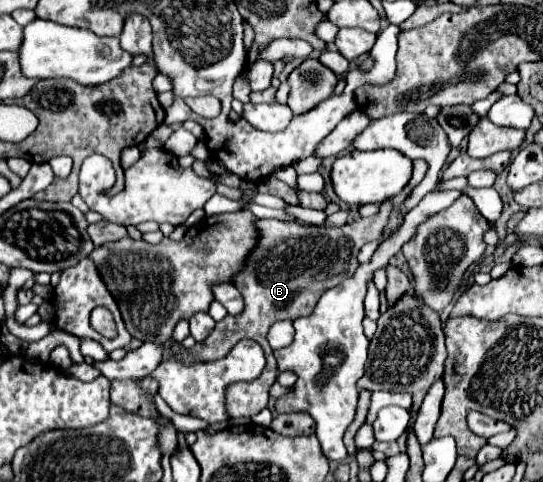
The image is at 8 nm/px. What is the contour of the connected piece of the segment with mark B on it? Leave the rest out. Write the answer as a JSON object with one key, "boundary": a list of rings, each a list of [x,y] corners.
{"boundary":[[[387,199],[381,203],[379,213],[375,213],[373,217],[357,219],[357,221],[347,223],[337,229],[301,227],[295,223],[281,223],[275,219],[257,221],[261,239],[259,239],[257,247],[253,249],[253,253],[249,255],[245,271],[233,279],[235,287],[241,291],[241,295],[245,299],[243,313],[237,317],[227,315],[225,319],[221,319],[215,325],[213,333],[203,343],[197,343],[191,349],[173,347],[173,351],[171,351],[173,357],[183,357],[183,359],[195,357],[199,361],[217,361],[217,359],[223,359],[229,353],[229,349],[235,343],[239,343],[241,339],[253,339],[263,347],[265,359],[267,359],[263,373],[255,381],[233,383],[227,387],[225,409],[231,419],[253,417],[261,409],[267,407],[269,389],[275,383],[275,375],[277,375],[277,363],[275,363],[273,351],[267,343],[269,327],[283,319],[293,321],[301,315],[309,315],[315,309],[319,297],[327,291],[327,281],[329,281],[329,287],[333,287],[339,281],[343,281],[345,277],[351,277],[355,273],[355,269],[359,267],[359,261],[357,261],[359,249],[365,243],[381,237],[387,221],[391,217],[393,207],[395,207],[393,201]]]}

